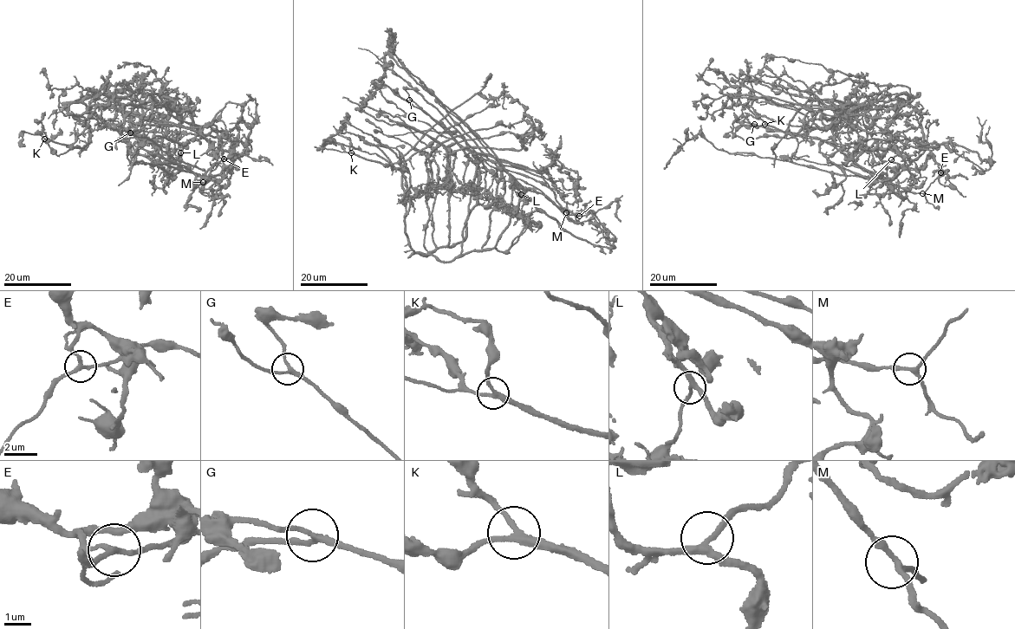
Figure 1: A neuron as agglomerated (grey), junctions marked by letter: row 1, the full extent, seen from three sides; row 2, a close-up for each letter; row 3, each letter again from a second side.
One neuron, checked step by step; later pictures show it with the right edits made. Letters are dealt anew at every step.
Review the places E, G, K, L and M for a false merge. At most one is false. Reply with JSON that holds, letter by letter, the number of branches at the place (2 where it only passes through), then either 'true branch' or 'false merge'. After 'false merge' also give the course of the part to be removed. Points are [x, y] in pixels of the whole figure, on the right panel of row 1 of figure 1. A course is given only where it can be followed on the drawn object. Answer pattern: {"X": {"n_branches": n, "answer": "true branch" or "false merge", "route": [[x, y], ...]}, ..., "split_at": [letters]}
{"E": {"n_branches": 3, "answer": "false merge", "route": [[940, 172], [922, 193], [906, 191], [857, 195]]}, "G": {"n_branches": 3, "answer": "true branch"}, "K": {"n_branches": 3, "answer": "true branch"}, "L": {"n_branches": 3, "answer": "true branch"}, "M": {"n_branches": 3, "answer": "true branch"}, "split_at": ["E"]}

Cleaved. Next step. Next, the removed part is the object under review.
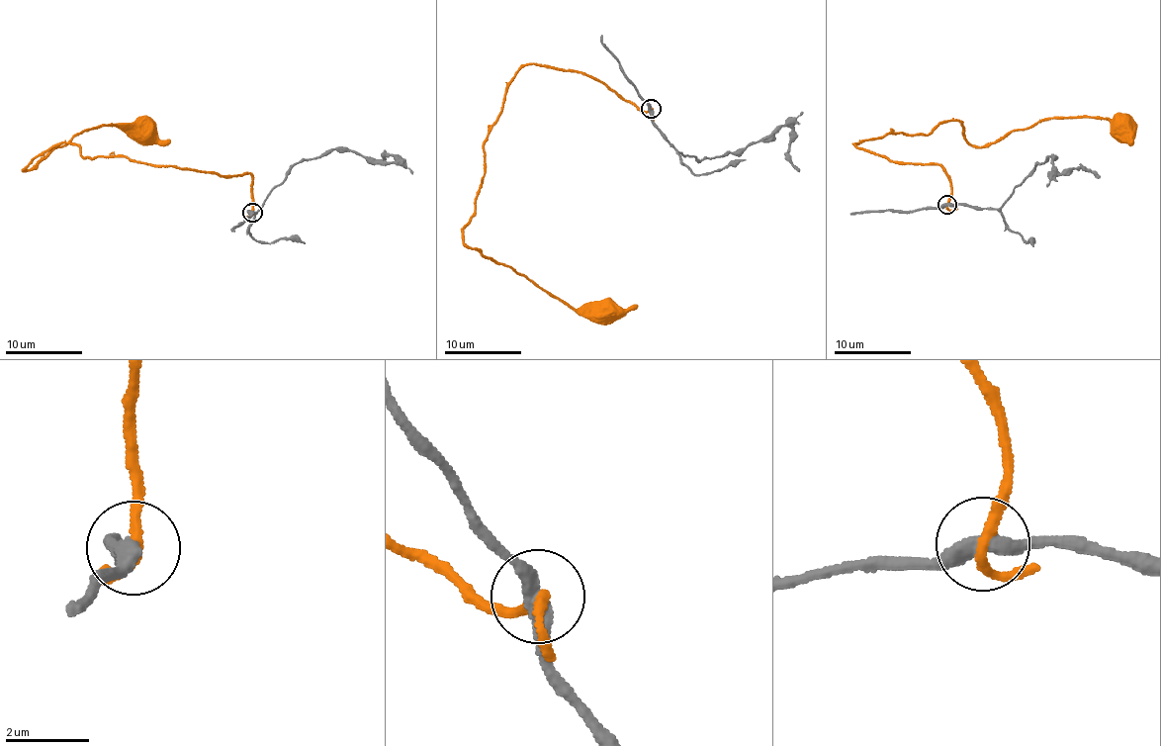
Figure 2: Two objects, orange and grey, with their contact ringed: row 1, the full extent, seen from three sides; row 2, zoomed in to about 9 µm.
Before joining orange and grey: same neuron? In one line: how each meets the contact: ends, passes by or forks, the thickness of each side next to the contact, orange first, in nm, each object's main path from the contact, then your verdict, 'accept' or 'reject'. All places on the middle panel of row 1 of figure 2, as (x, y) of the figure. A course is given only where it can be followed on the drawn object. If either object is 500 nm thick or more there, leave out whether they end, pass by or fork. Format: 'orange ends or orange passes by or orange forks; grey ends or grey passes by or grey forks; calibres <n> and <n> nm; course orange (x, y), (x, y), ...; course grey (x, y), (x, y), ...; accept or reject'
orange passes by; grey passes by; calibres 240 and 400 nm; course orange (652, 109), (640, 111), (588, 76), (523, 66), (485, 145), (485, 176), (463, 241), (578, 310), (604, 307); course grey (652, 109), (652, 123), (676, 150), (702, 160), (744, 151), (788, 127), (789, 160), (799, 172); reject

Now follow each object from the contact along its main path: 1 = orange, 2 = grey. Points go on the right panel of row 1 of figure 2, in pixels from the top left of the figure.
1: (947, 205), (951, 180), (937, 164), (853, 144), (959, 121), (986, 147), (1042, 120), (1119, 126)
2: (947, 205), (997, 209), (1049, 155), (1056, 157), (1053, 168), (1057, 168), (1051, 174), (1087, 167), (1100, 177)

